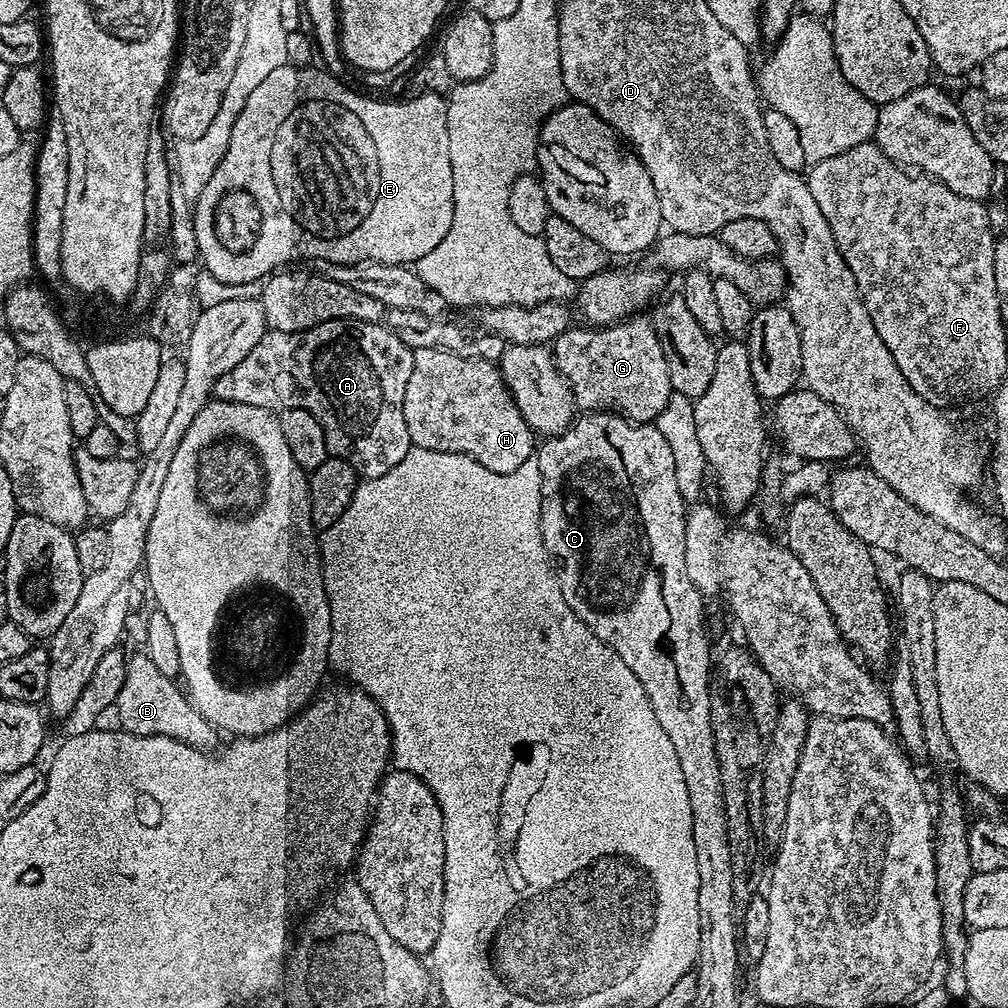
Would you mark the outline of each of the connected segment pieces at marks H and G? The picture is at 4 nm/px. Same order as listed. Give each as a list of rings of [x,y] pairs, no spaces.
[[[417,348],[412,354],[410,382],[406,382],[406,394],[402,402],[402,414],[406,418],[406,430],[413,445],[439,452],[461,452],[463,456],[475,456],[482,466],[500,474],[510,474],[522,466],[522,462],[533,459],[534,433],[522,418],[518,406],[495,363],[488,360],[472,360],[471,355],[460,356],[441,348]]]
[[[629,318],[619,324],[600,326],[593,330],[588,326],[569,327],[554,341],[554,359],[557,368],[572,386],[577,401],[596,400],[601,396],[608,405],[626,420],[634,424],[652,424],[666,410],[666,404],[674,394],[670,386],[670,370],[666,370],[666,354],[655,327],[644,318]]]

